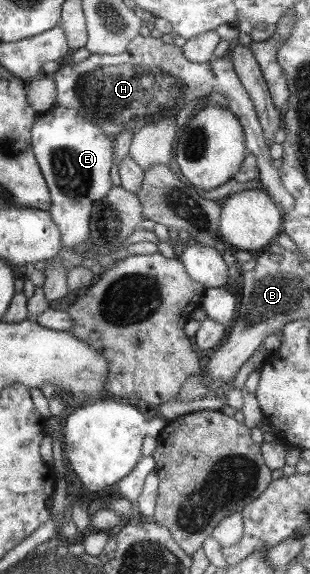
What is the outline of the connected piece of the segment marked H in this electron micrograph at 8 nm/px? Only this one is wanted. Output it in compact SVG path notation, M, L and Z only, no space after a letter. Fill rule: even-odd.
M140 35L137 36L135 41L131 42L125 52L118 55L92 54L83 62L61 66L53 74L53 78L58 86L59 104L65 108L80 111L83 116L86 116L93 124L99 125L113 138L118 137L122 132L137 134L146 126L157 124L165 118L175 116L185 104L189 104L193 100L199 100L199 98L207 96L209 92L221 94L228 100L227 106L232 108L239 124L242 125L243 136L245 137L245 154L253 154L256 158L257 176L258 182L260 182L258 187L267 192L272 200L279 204L284 215L293 210L294 198L281 184L280 172L272 165L272 159L269 157L269 147L266 145L253 103L235 74L232 53L228 57L213 58L209 62L197 64L183 56L181 47L174 44L165 44L163 40L153 38L153 36Z

